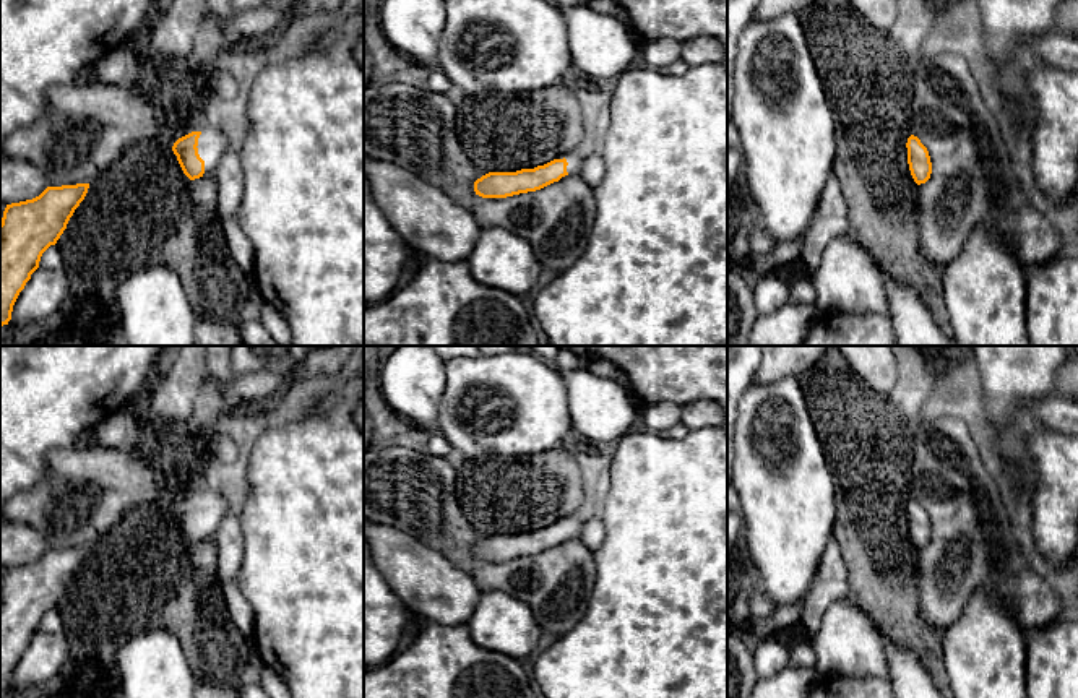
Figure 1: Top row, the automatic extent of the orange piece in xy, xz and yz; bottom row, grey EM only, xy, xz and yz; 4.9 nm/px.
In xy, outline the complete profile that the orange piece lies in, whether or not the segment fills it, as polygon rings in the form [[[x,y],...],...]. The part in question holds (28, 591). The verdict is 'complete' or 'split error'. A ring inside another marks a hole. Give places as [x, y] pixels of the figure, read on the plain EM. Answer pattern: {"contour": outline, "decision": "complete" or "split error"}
{"contour": [[[89,547],[47,550],[39,560],[6,568],[0,586],[0,690],[11,683],[13,669],[42,617],[55,609]]], "decision": "complete"}

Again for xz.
{"contour": [[[584,513],[554,523],[534,532],[516,536],[489,536],[474,545],[476,558],[482,562],[507,562],[520,557],[541,554],[562,541],[578,537]]], "decision": "split error"}

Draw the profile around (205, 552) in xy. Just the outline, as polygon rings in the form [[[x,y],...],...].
[[[206,532],[200,542],[192,545],[192,565],[201,583],[211,583],[218,575],[218,544],[213,532]]]

